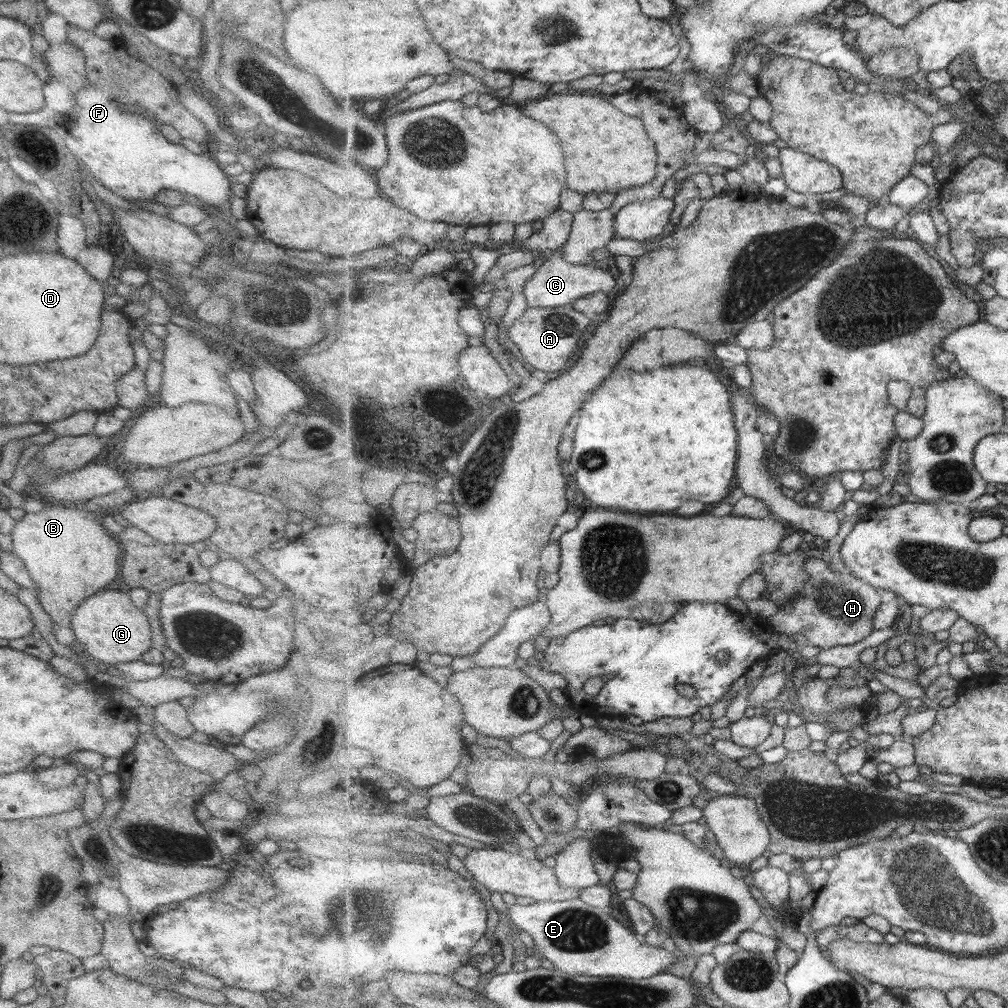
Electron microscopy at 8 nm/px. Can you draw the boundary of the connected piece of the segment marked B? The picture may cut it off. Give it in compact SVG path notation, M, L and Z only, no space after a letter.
M80 505L70 508L44 508L39 513L24 513L21 520L14 521L10 534L12 552L23 562L31 581L37 585L37 601L47 613L53 624L67 626L71 612L89 596L101 591L110 584L119 572L122 547L112 533L102 527L95 519L95 513L83 510Z

